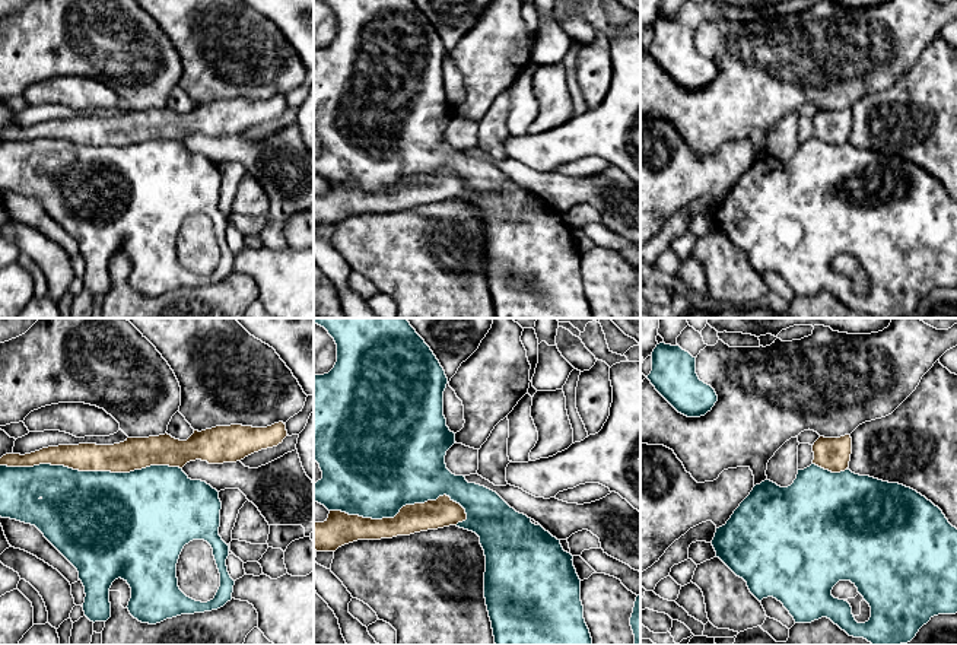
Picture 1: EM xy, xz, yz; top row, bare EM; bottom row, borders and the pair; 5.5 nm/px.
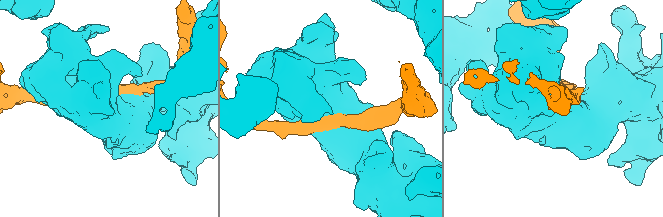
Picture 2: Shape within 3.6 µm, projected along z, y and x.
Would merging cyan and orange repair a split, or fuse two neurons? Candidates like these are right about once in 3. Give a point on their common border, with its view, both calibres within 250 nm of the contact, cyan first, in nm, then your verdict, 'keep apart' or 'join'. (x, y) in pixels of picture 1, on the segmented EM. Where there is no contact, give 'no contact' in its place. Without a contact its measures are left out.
xy (91, 472) | 500/170 nm | keep apart

